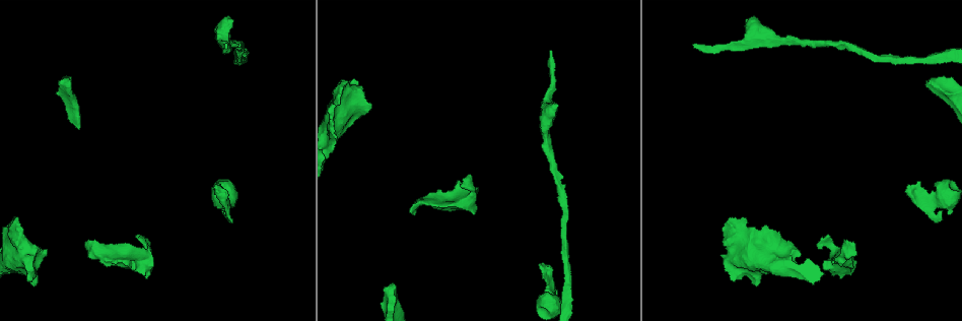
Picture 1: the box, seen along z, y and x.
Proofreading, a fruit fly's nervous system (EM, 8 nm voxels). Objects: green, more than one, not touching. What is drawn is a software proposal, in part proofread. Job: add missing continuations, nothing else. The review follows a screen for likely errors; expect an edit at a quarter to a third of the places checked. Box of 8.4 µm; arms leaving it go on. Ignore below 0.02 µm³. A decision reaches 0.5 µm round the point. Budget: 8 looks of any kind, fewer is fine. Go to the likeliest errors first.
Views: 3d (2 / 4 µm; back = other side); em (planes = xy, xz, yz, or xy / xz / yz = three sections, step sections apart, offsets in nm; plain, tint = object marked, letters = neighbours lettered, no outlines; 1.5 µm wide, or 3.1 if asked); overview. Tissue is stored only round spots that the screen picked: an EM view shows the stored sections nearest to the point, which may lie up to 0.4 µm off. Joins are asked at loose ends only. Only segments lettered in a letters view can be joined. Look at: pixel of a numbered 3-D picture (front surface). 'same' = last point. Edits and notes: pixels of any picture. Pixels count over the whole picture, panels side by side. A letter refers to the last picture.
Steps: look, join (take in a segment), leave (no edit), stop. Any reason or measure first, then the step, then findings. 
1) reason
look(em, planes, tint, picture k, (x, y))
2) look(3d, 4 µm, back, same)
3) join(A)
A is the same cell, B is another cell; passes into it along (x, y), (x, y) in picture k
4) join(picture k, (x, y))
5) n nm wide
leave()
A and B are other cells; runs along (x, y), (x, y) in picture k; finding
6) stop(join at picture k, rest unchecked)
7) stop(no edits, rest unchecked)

branch stops here
look(3d, 4 µm, picture 1, (414, 214))

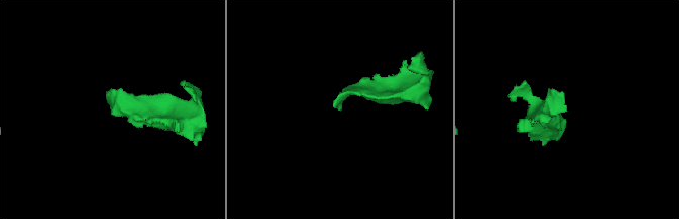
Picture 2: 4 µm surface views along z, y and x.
need the tissue
look(em, yz, step 8, letters, picture 2, (338, 110))

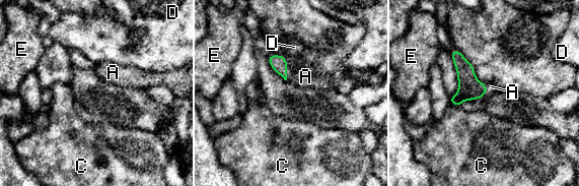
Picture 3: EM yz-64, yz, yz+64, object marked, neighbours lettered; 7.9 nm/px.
join(A)
A is the same cell, C, D and E are other cells; passes into it along (279, 63), (286, 69), (305, 76) in picture 3; the neuron continues

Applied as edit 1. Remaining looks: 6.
thin end
look(em, xy, step 8, letters, picture 1, (694, 44))

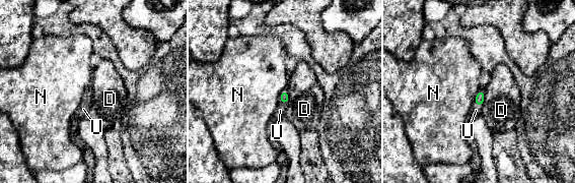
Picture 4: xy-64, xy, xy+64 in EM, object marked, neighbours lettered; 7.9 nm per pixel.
look(em, yz, step 8, letters, same)

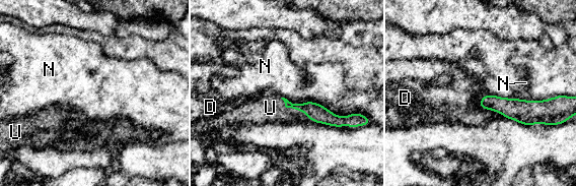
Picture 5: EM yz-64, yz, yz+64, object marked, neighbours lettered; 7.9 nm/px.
N touches over 600 nm
join(U)
U is the same cell, D and N are other cells; passes into it along (316, 113), (292, 109), (270, 108) in picture 5; the neuron continues

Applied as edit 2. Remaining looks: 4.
free end
look(3d, 2 µm, picture 1, (69, 79))

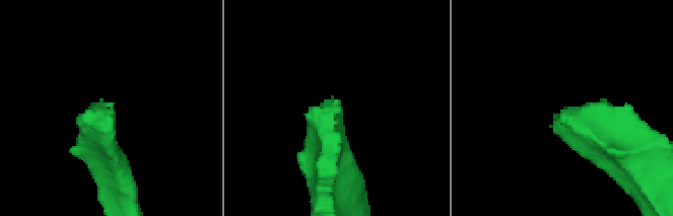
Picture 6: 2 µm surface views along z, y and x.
need the tissue
look(em, xz, step 8, letters, picture 6, (341, 107))

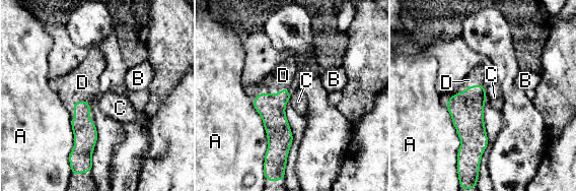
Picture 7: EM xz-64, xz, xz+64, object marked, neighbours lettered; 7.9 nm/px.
another direction
look(em, planes, letters, same)

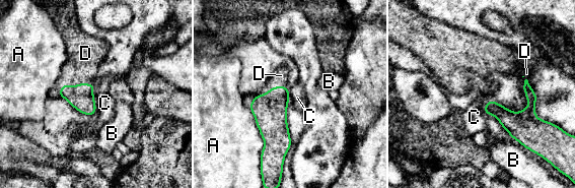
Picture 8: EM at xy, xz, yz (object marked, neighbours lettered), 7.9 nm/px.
A touches over 400 nm
join(D)
D is the same cell, A, B and C are other cells; passes into it along (80, 97), (74, 86), (83, 57) in picture 8; it goes on there

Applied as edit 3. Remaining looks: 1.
stop(join at picture 3, join at picture 5, join at picture 8, rest unchecked)

